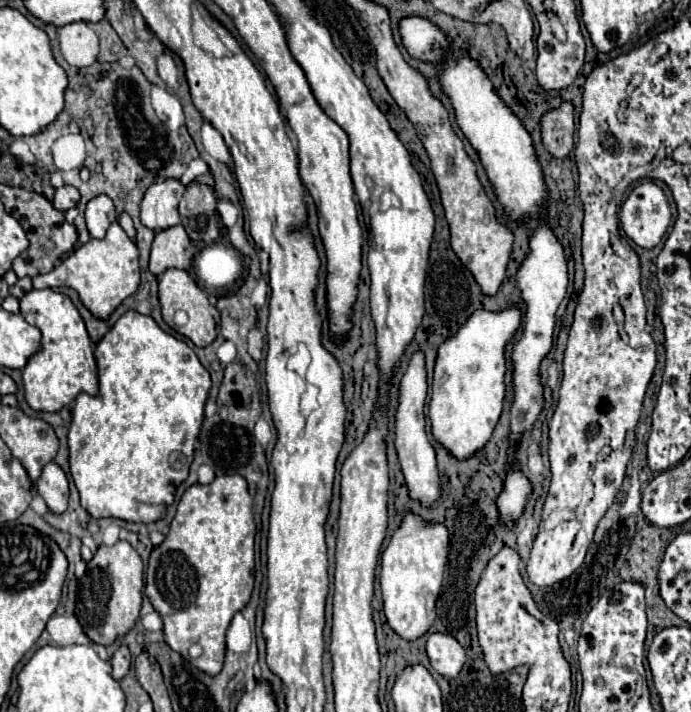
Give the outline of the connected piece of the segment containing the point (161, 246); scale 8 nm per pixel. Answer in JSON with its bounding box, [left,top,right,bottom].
[149,225,195,277]

